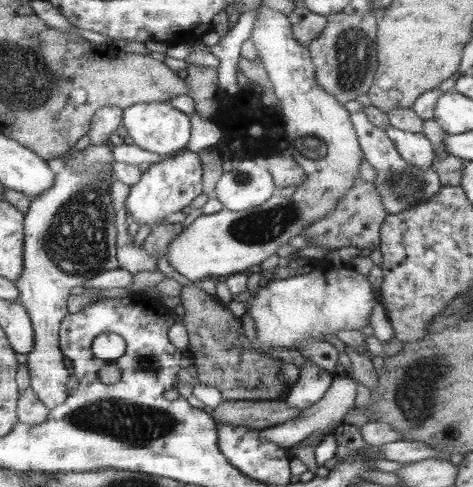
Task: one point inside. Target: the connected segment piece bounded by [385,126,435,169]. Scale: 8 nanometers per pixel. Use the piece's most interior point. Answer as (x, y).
(416, 149)

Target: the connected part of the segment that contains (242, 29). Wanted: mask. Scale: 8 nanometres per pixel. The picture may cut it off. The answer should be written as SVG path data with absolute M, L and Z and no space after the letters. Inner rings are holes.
M250 10L242 13L239 21L229 28L218 44L210 46L210 51L220 60L218 66L219 87L227 94L236 94L240 91L237 80L237 64L241 58L241 45L252 34L252 27L256 21L258 10Z

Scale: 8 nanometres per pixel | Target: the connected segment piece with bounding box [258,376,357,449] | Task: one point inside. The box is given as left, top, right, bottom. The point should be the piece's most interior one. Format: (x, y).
(329, 411)

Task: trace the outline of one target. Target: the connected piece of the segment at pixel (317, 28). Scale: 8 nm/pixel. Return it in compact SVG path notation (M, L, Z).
M294 7L290 11L289 18L294 28L296 39L303 45L309 45L323 34L324 24L330 18L322 16L320 13L312 12L306 7Z

